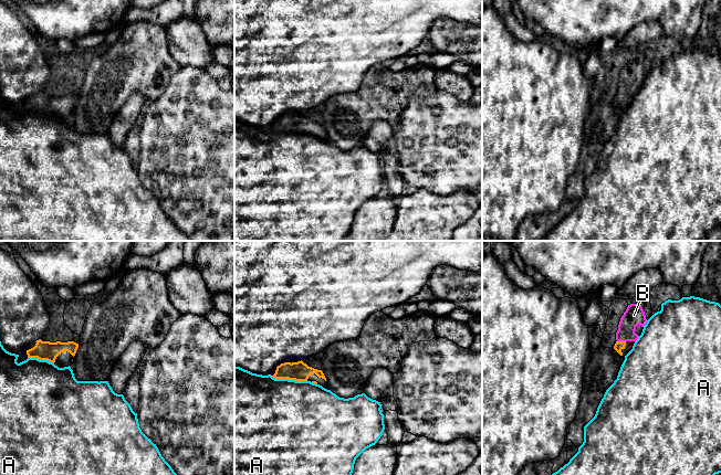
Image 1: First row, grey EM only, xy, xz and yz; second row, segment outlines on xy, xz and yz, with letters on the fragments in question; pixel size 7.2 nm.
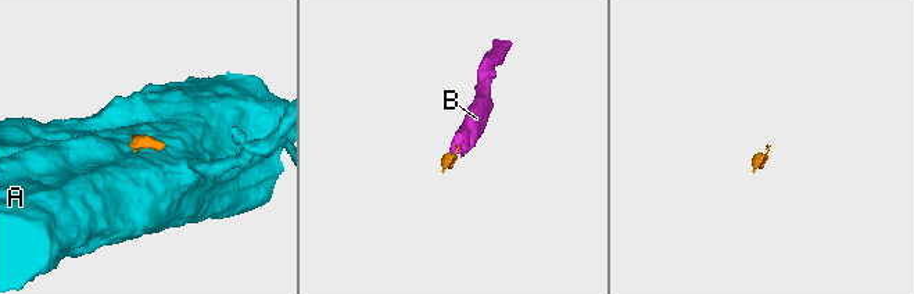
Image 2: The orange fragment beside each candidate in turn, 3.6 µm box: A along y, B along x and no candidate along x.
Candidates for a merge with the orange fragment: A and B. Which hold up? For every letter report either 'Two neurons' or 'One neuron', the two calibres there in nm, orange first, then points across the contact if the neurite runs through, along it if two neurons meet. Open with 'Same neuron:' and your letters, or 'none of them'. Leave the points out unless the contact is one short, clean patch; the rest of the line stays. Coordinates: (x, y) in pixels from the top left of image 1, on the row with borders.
Same neuron: B
A: Two neurons. Thickness 140 nm (orange) against 500 nm. Boundary: xz (271, 376), (306, 381)
B: One neuron. Thickness 70 nm (orange) against 140 nm. Path across: yz (618, 346), (622, 341), (627, 324), (634, 315)

